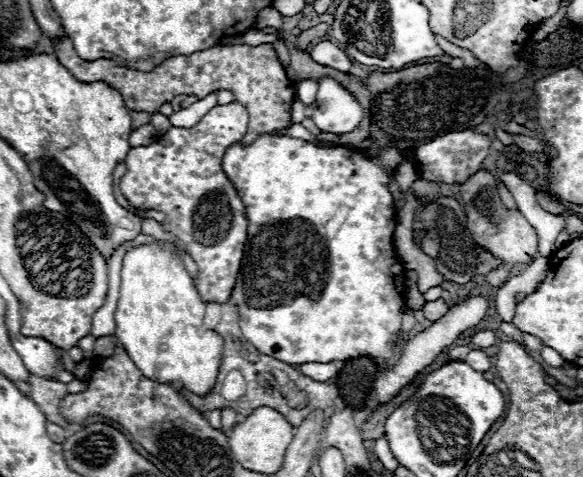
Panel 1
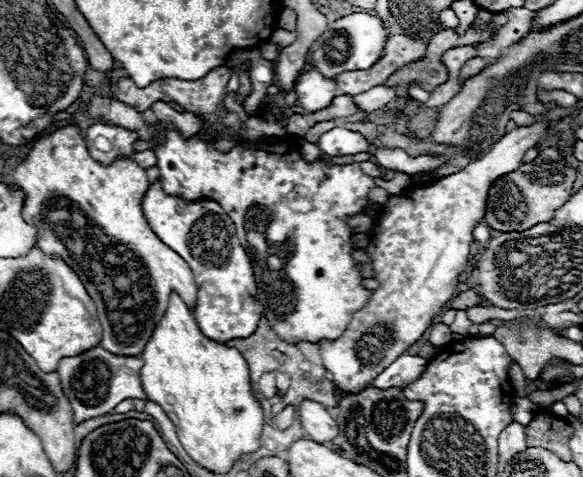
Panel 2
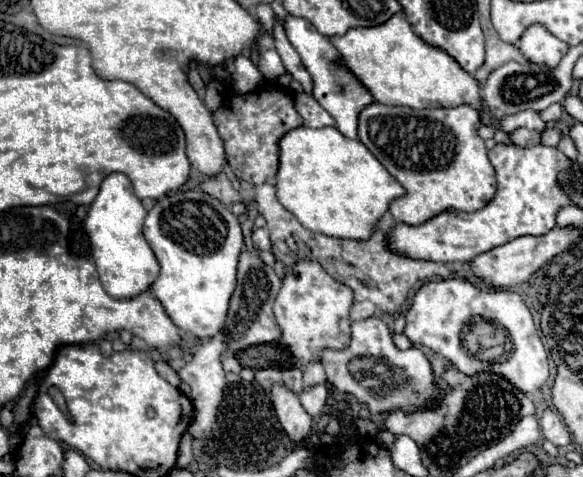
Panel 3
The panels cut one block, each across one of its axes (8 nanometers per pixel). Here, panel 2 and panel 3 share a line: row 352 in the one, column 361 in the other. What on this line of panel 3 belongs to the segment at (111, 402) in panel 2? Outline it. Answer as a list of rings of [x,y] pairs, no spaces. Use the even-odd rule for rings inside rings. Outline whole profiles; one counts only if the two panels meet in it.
[[[288,16],[286,24],[284,24],[286,36],[290,40],[290,44],[296,48],[296,52],[302,58],[304,68],[308,70],[308,74],[312,76],[314,82],[314,90],[312,96],[318,100],[318,104],[336,120],[338,130],[352,140],[358,140],[358,116],[360,112],[368,106],[374,104],[372,94],[368,92],[368,88],[352,74],[352,70],[344,64],[340,52],[336,52],[334,44],[330,42],[330,38],[322,36],[320,32],[316,32],[316,28],[304,20],[304,18],[296,18],[296,16]]]

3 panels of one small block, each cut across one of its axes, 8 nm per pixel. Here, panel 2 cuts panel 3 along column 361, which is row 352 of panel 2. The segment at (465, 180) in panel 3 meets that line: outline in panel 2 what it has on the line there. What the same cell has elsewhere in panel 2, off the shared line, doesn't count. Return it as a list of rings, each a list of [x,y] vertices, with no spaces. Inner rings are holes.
[[[68,124],[34,142],[28,156],[14,168],[12,184],[20,186],[26,194],[22,218],[36,226],[36,244],[48,254],[58,254],[74,272],[78,270],[82,284],[98,308],[98,320],[102,324],[102,348],[126,356],[140,354],[150,340],[156,322],[166,312],[172,290],[176,290],[180,298],[194,308],[198,286],[192,270],[150,230],[140,206],[142,196],[148,190],[146,170],[136,166],[132,158],[116,158],[110,166],[102,166],[90,156],[80,128],[76,124]]]

